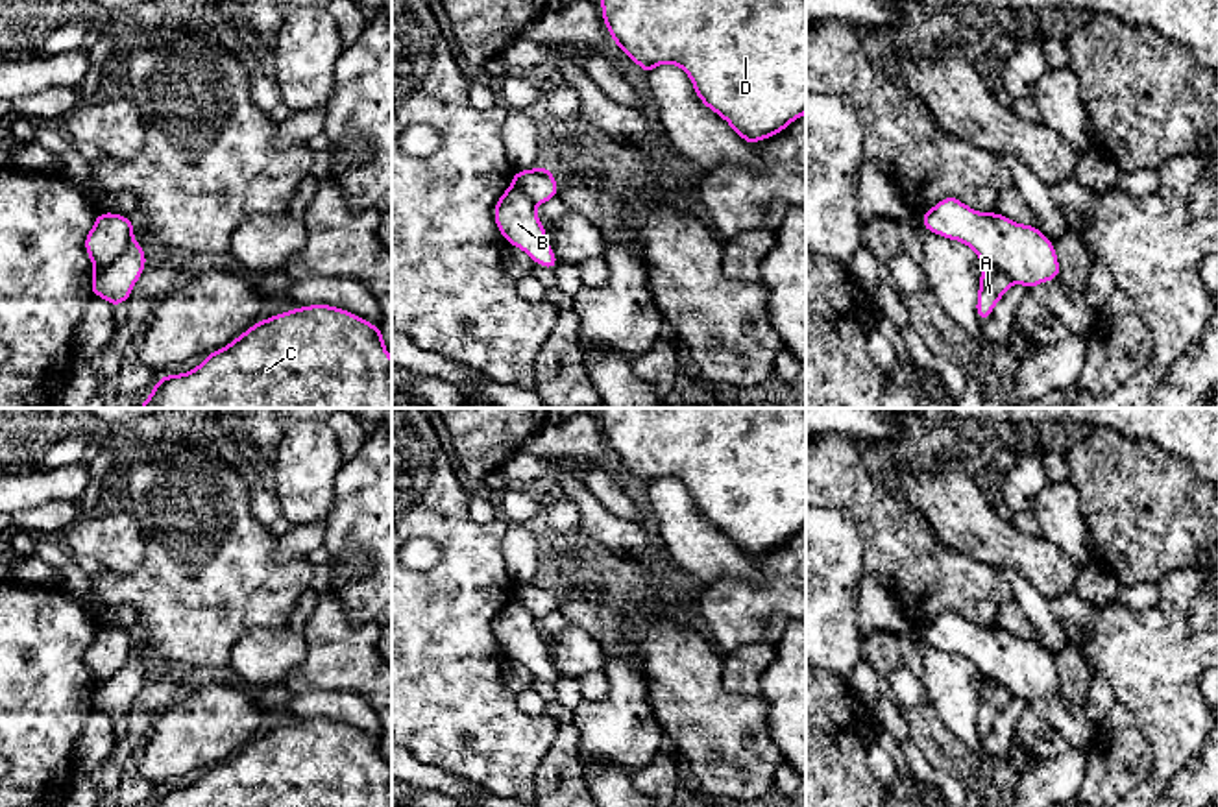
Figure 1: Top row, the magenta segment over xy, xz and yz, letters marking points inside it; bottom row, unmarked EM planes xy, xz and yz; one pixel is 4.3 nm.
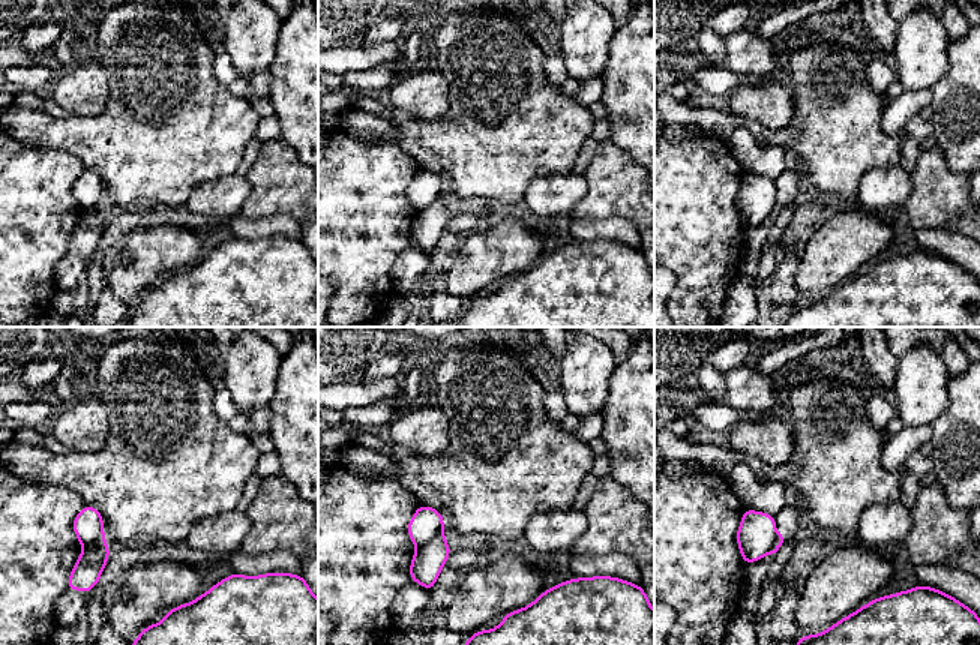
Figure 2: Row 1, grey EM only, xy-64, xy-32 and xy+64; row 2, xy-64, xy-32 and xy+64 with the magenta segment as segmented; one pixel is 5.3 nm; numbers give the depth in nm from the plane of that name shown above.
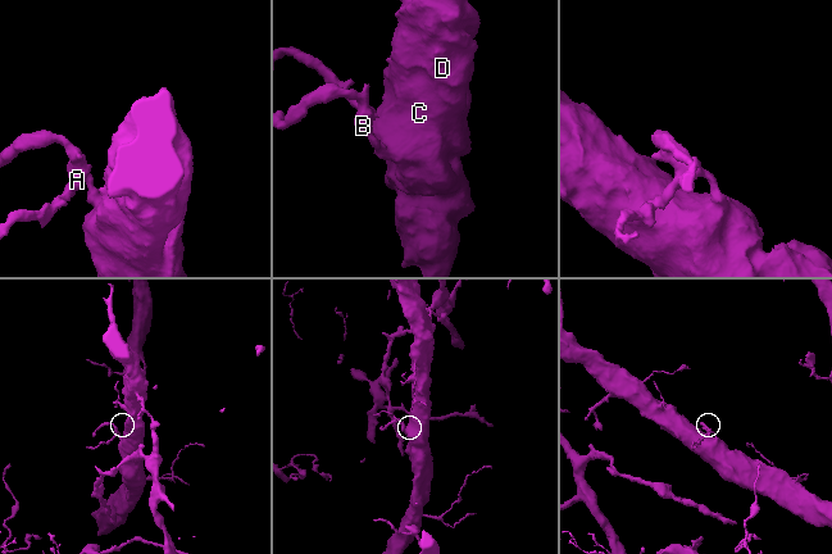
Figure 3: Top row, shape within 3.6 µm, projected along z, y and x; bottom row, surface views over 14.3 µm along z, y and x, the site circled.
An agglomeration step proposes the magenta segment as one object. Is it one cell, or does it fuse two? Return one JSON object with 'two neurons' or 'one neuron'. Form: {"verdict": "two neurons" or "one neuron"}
{"verdict": "two neurons"}

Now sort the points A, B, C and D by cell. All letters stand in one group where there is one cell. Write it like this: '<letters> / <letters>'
A / B C D

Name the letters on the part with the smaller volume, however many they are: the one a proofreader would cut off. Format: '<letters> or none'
A

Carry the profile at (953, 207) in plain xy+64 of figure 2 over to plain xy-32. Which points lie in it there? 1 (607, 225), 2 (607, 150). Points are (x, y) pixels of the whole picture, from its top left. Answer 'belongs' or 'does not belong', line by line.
1: does not belong
2: belongs

